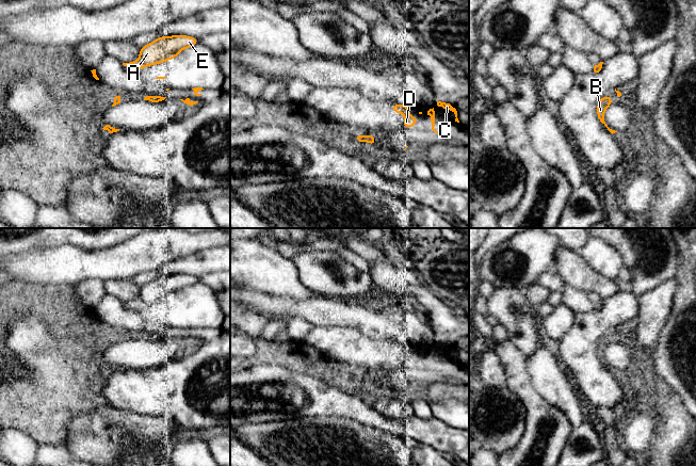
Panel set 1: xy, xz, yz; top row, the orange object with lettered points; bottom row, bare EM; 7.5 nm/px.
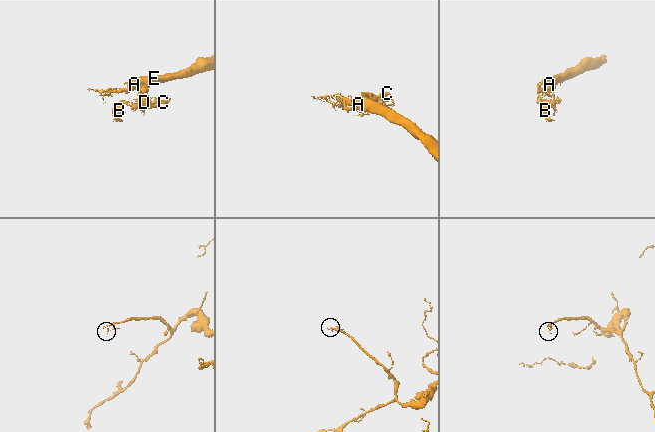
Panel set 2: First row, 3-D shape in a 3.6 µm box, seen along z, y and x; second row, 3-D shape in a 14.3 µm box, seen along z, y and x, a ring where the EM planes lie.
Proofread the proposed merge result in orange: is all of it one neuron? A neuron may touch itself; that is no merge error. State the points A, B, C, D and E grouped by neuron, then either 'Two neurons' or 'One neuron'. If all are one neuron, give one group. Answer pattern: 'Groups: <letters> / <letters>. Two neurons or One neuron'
Groups: A B C D E. One neuron

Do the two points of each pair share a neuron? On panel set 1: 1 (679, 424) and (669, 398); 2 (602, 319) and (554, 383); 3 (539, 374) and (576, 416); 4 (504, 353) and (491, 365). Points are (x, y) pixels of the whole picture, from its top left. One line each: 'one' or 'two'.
1: one
2: two
3: one
4: two

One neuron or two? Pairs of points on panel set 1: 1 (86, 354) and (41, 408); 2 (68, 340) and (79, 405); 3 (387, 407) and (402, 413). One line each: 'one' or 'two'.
1: one
2: one
3: one

